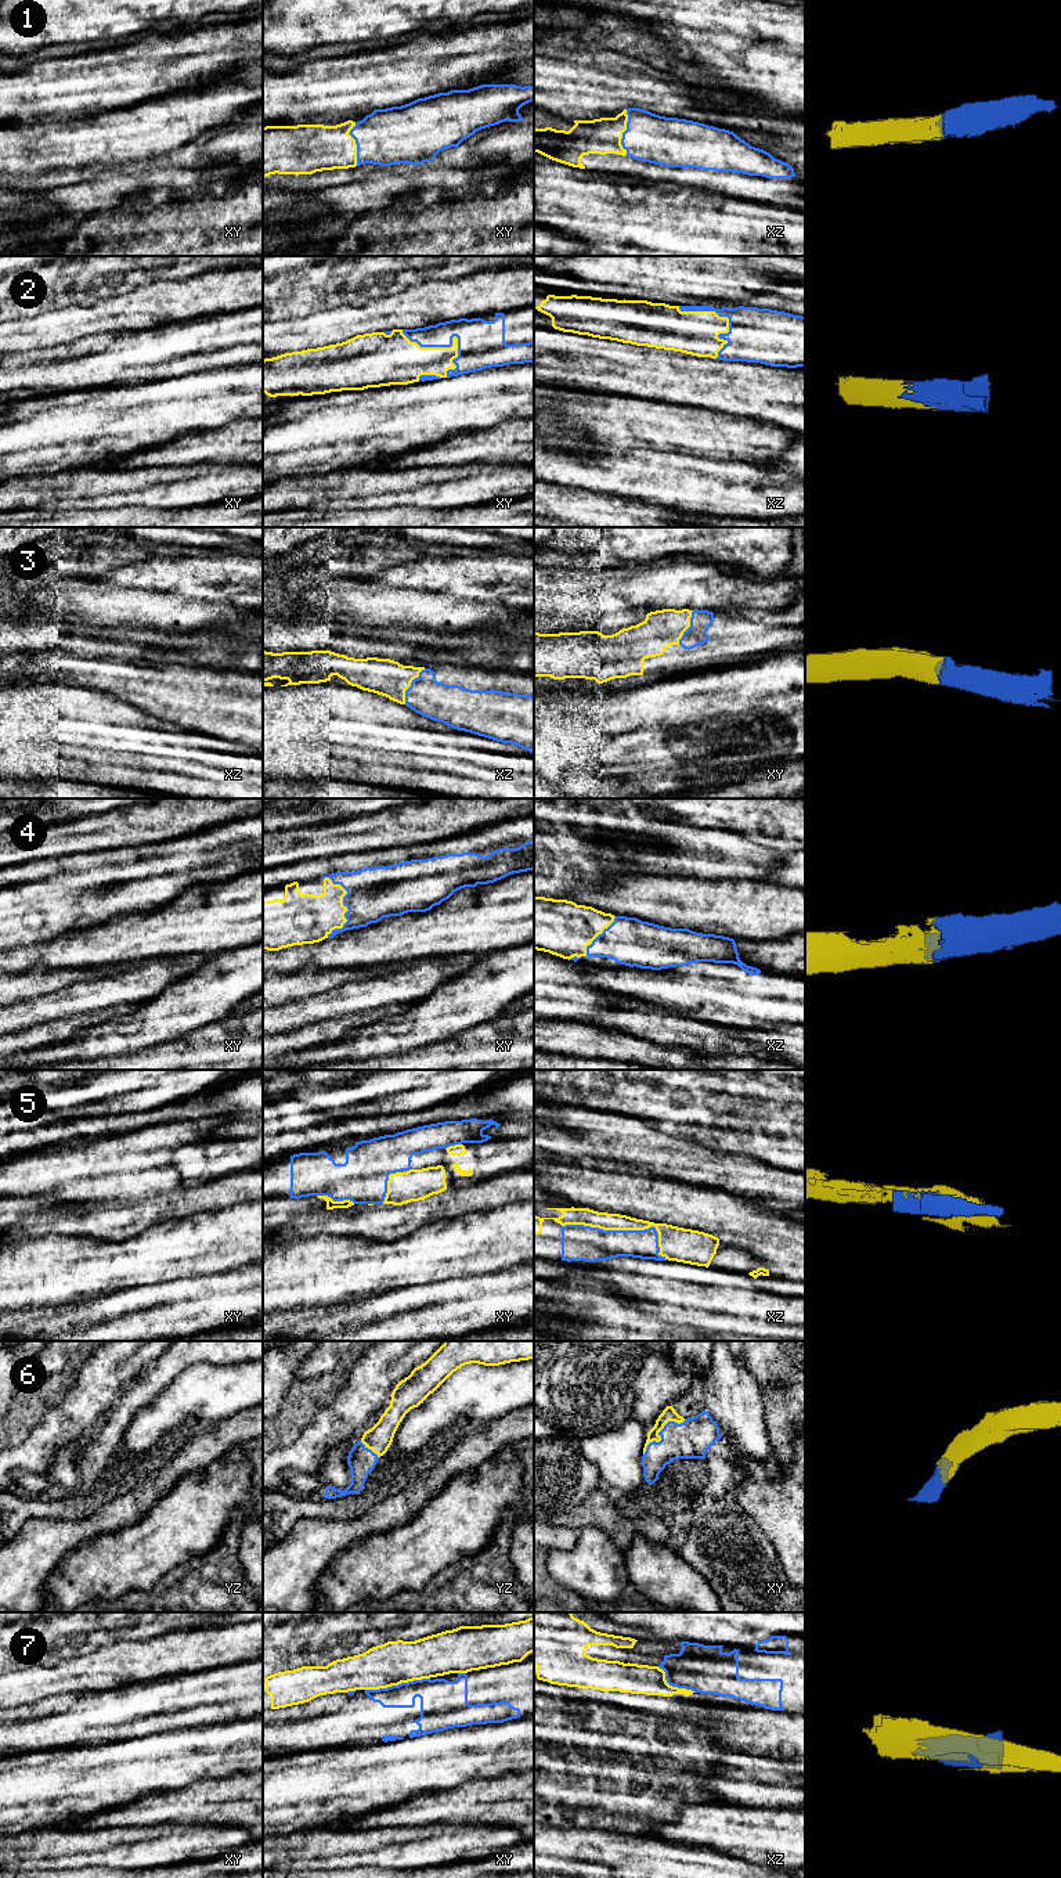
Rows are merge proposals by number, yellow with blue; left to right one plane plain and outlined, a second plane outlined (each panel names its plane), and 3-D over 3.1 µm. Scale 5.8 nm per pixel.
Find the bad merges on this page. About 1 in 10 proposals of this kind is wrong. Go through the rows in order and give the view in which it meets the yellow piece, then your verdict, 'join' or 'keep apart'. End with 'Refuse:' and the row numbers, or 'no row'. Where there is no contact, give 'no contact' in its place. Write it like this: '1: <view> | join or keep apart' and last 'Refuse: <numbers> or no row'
1: xz | join
2: xy | join
3: xz | join
4: xy | join
5: xz | join
6: xy | join
7: xy | keep apart
Refuse: 7

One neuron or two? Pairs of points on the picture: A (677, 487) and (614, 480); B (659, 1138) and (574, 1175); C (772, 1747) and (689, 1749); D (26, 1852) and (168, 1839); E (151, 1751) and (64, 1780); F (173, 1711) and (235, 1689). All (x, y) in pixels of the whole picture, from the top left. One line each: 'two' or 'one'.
A: one
B: two
C: two
D: one
E: one
F: one

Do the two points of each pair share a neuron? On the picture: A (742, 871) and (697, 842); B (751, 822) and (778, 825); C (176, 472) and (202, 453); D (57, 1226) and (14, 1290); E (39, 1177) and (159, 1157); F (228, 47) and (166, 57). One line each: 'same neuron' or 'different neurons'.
A: same neuron
B: same neuron
C: different neurons
D: different neurons
E: same neuron
F: same neuron

